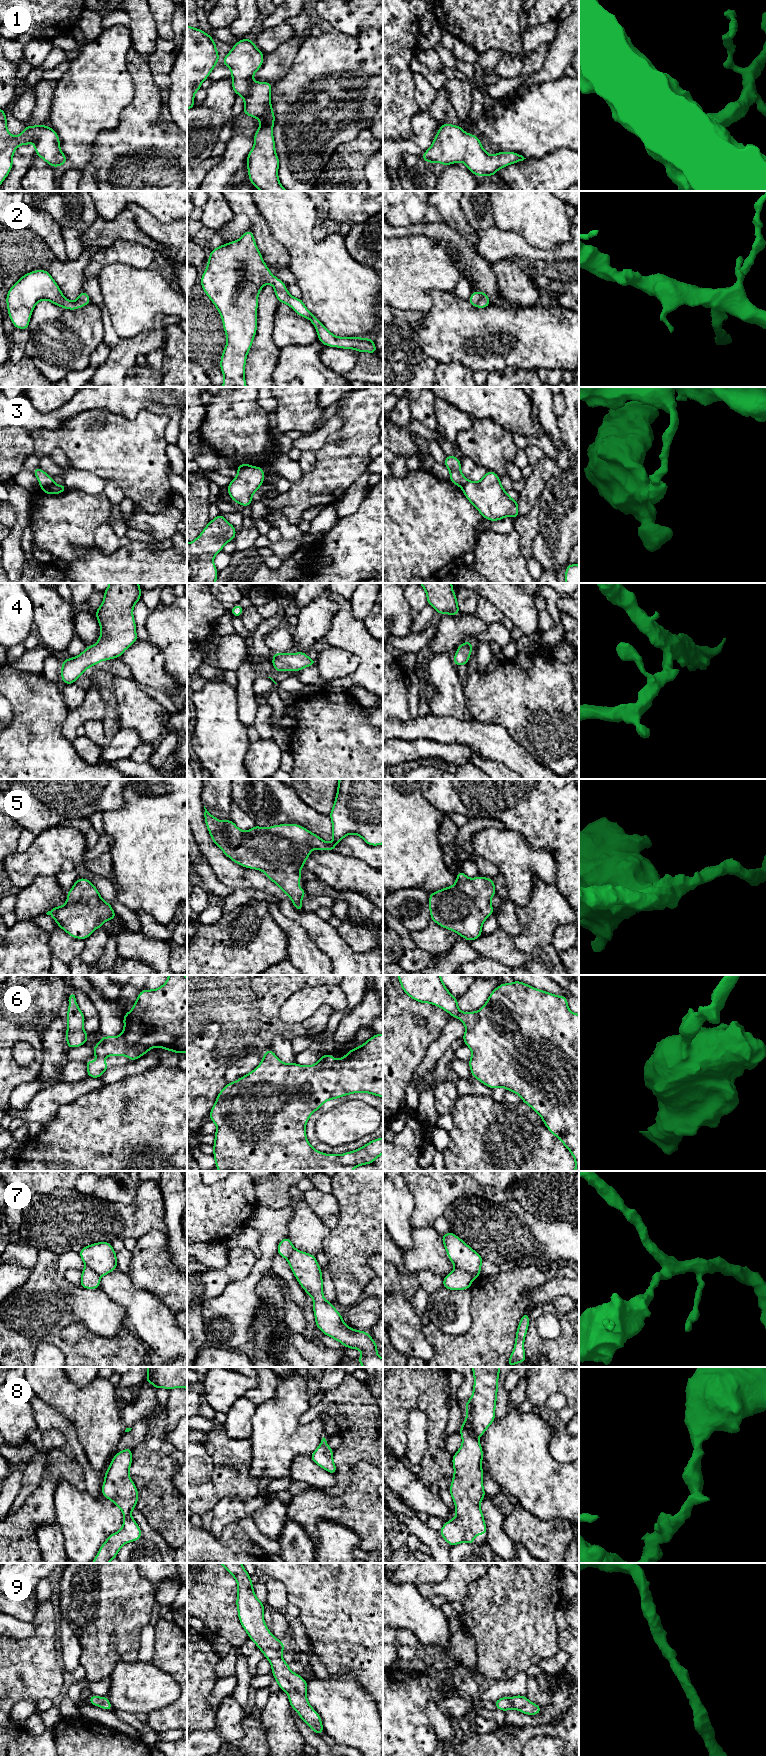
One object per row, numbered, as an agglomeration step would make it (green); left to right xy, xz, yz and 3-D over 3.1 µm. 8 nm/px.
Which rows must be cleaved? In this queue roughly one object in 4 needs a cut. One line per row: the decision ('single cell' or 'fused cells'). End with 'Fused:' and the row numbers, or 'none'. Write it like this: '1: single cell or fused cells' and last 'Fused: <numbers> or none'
1: single cell
2: single cell
3: fused cells
4: single cell
5: single cell
6: single cell
7: fused cells
8: single cell
9: single cell
Fused: 3, 7

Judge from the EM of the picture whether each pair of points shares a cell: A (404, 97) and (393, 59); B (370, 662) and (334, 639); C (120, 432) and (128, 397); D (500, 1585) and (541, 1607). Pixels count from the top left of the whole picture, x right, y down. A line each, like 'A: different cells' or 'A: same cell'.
A: same cell
B: same cell
C: different cells
D: same cell

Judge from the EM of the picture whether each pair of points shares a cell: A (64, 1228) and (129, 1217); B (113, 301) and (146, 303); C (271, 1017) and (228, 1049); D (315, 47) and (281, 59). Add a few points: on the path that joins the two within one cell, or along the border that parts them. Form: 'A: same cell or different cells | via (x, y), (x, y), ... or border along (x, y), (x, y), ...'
A: same cell | via (80, 1220), (113, 1220)
B: same cell | via (121, 301), (138, 301)
C: same cell | via (267, 1030), (253, 1044), (241, 1047)
D: different cells | border along (309, 35), (302, 42), (292, 66), (285, 75)

